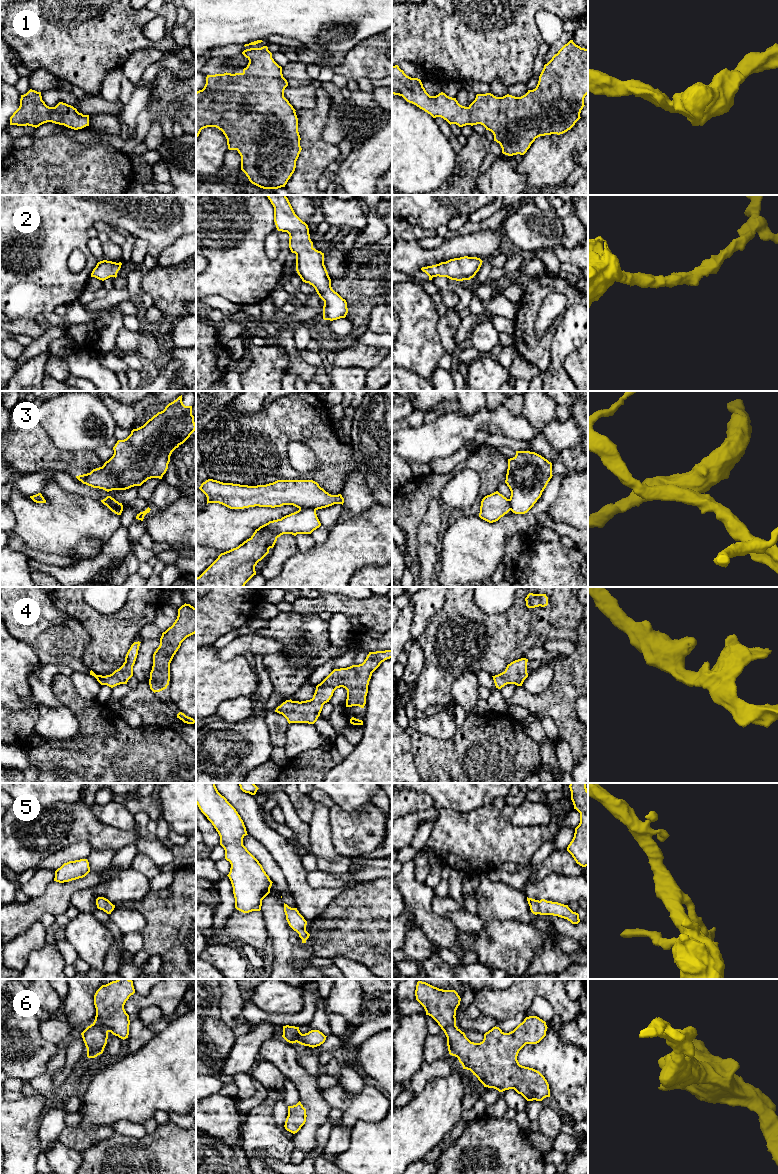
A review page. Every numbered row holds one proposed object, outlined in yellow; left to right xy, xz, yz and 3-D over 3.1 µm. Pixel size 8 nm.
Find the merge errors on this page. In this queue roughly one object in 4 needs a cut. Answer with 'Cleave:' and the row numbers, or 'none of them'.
Cleave: 3

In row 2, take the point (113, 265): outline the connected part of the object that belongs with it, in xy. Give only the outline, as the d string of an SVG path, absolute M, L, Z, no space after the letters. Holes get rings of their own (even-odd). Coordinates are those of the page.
M103 260L97 263L96 267L91 273L91 277L95 277L99 280L106 280L110 277L117 277L117 273L121 268L122 263L116 263L112 261Z

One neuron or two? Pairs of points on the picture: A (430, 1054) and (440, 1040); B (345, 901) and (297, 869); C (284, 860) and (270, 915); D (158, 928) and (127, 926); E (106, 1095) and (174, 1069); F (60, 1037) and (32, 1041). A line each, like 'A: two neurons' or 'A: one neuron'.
A: one neuron
B: two neurons
C: two neurons
D: two neurons
E: one neuron
F: two neurons

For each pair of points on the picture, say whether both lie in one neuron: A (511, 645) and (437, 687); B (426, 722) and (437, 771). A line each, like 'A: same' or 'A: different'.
A: same
B: different

